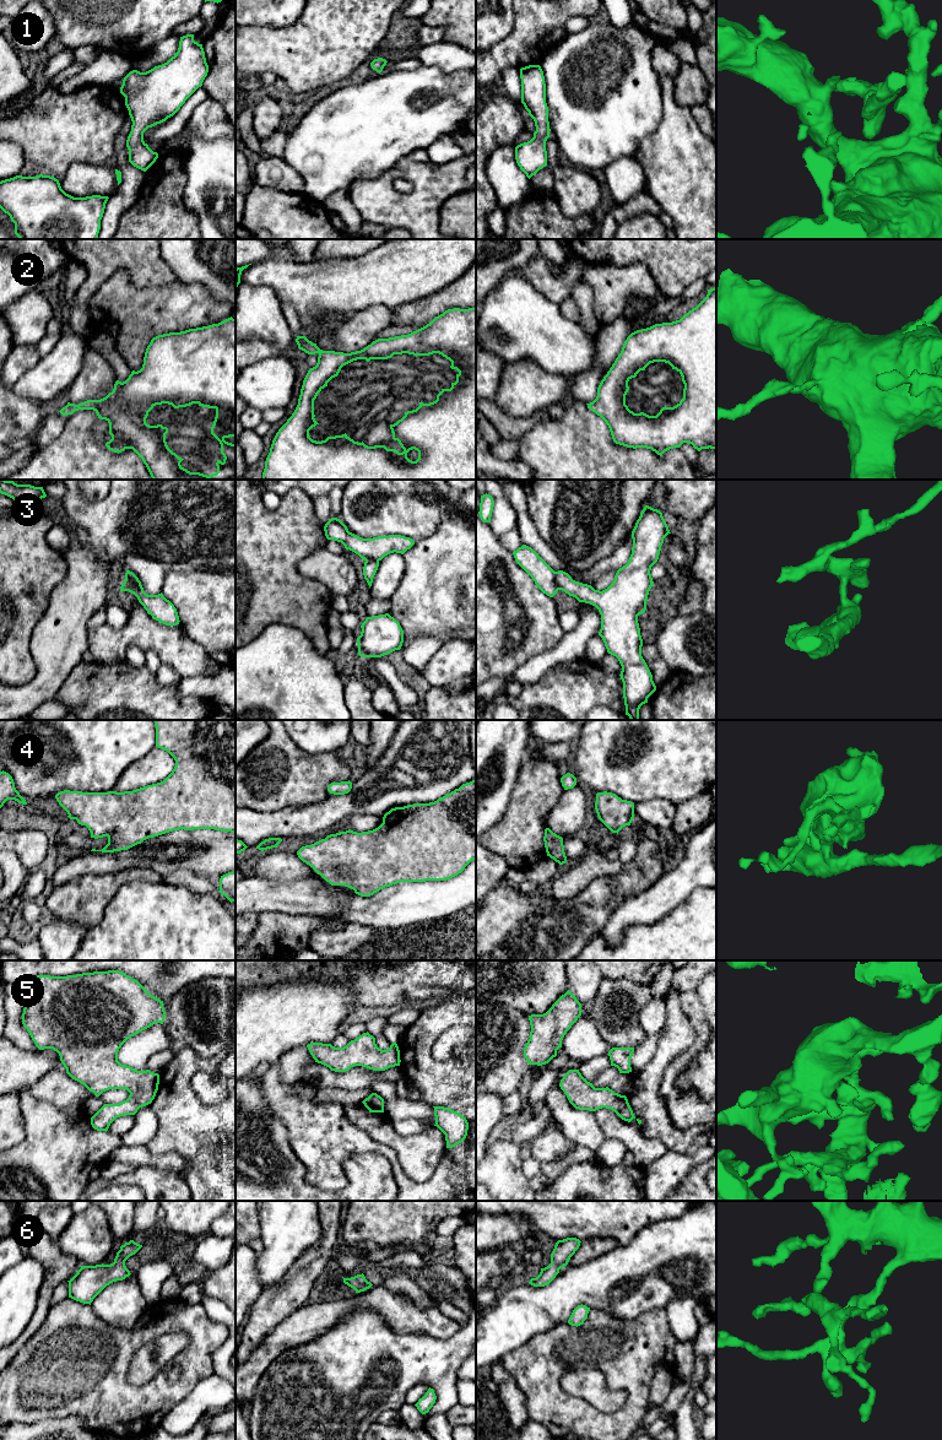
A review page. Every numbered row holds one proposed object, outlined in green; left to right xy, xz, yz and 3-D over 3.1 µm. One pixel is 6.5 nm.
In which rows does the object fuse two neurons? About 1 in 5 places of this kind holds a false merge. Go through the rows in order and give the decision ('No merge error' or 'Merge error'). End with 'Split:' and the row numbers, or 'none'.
1: No merge error
2: No merge error
3: Merge error
4: No merge error
5: No merge error
6: No merge error
Split: 3

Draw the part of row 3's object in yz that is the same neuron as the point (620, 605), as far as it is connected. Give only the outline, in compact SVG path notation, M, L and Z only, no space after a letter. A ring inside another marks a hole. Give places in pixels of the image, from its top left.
M645 505L632 531L633 547L629 561L619 568L612 584L600 591L591 585L583 584L572 579L563 572L556 572L556 581L559 590L575 597L579 602L595 606L601 615L601 629L599 635L602 638L607 653L616 656L622 666L621 680L623 682L623 698L626 715L630 720L639 720L639 709L648 703L648 698L656 691L653 675L641 656L643 639L638 623L638 616L646 610L649 591L654 584L650 570L657 562L664 538L671 534L662 516L662 513Z

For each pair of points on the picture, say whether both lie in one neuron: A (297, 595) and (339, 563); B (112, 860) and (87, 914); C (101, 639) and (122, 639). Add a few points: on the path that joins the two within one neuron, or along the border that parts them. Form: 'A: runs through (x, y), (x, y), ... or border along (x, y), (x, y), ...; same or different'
A: border along (310, 552), (298, 570), (333, 596); different
B: border along (134, 867), (107, 873), (86, 873), (77, 878); different
C: runs through (106, 639), (117, 639); same

